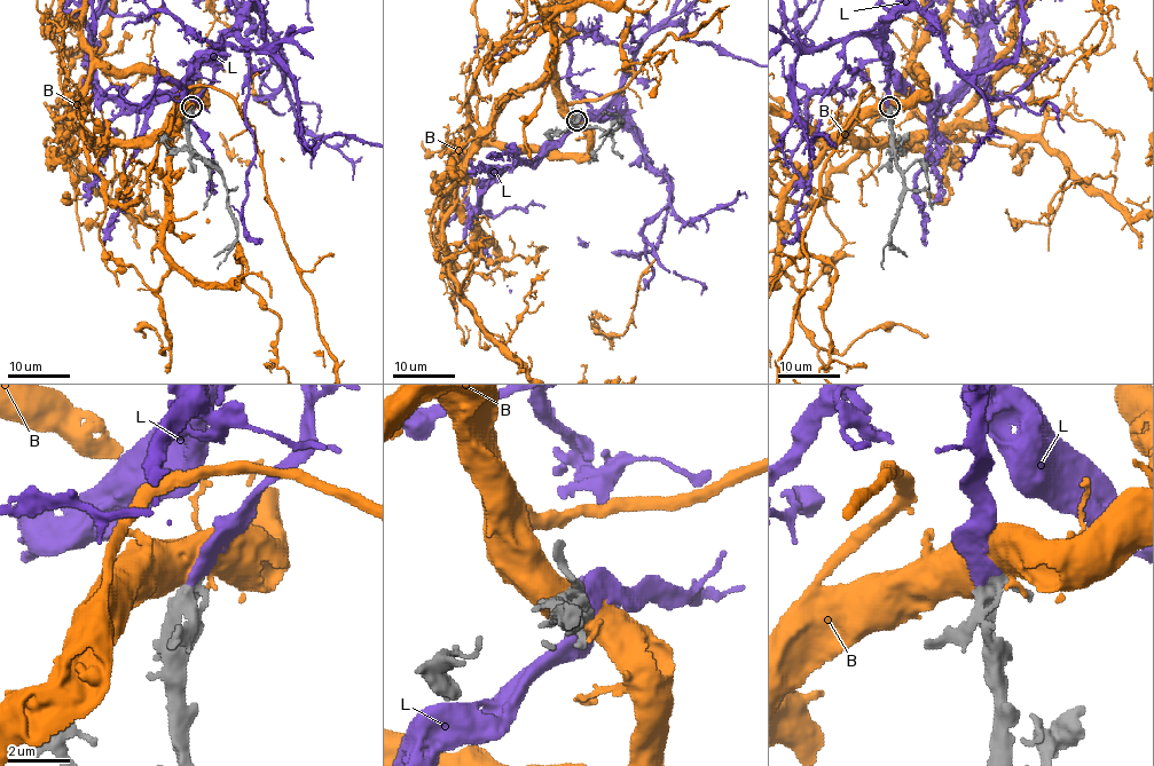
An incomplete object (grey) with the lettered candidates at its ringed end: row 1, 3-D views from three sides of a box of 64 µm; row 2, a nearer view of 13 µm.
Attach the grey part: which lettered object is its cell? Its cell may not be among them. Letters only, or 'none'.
L

